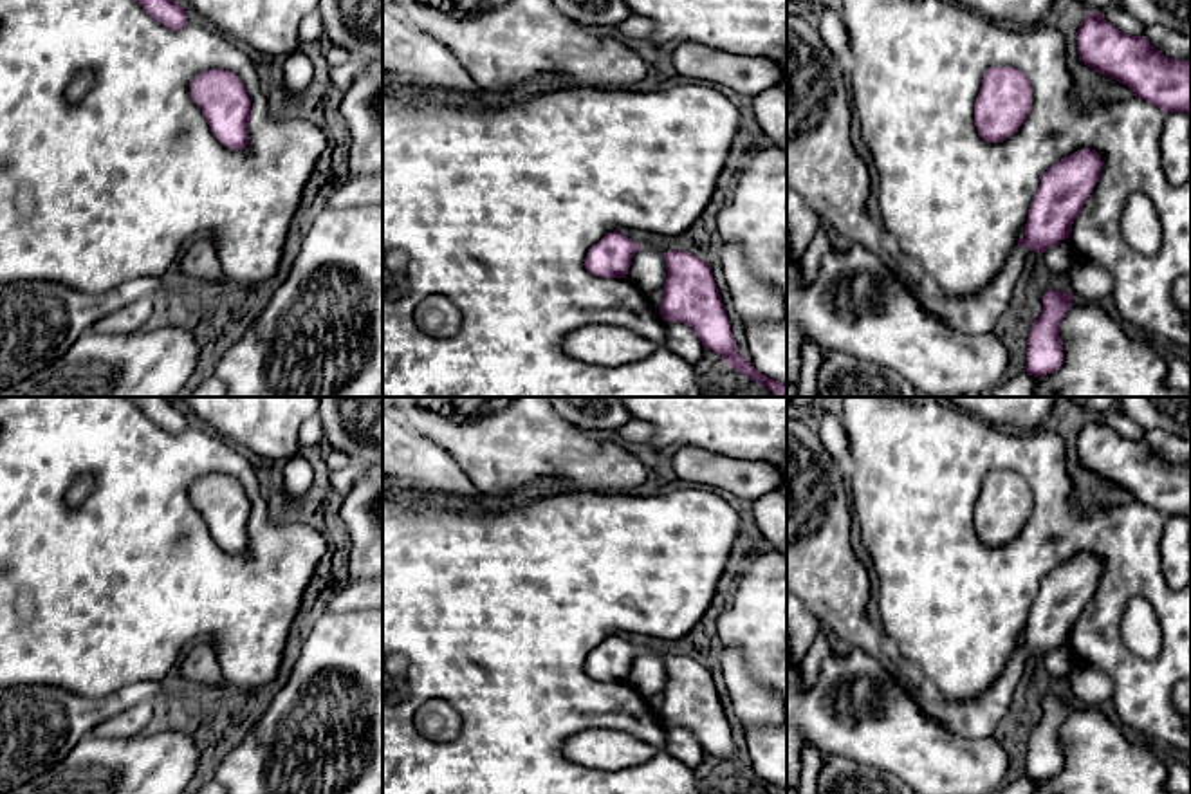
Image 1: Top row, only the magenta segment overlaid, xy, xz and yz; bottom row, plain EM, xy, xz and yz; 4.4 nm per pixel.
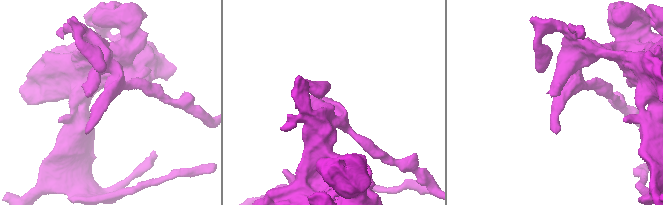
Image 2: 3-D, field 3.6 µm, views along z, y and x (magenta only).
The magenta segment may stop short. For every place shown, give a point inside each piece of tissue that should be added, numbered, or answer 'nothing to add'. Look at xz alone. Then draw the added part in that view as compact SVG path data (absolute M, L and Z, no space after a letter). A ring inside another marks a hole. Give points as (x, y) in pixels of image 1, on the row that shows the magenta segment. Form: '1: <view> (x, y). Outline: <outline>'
nothing to add

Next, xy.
1: xy (199, 260). Outline: M197 238L188 244L177 263L184 278L215 283L224 276L217 251L206 238Z

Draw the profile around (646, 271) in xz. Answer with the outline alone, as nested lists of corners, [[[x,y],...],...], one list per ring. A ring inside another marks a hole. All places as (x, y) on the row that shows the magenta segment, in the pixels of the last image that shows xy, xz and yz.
[[[639,249],[630,263],[626,280],[633,283],[642,294],[662,291],[668,271],[664,253],[653,249]]]

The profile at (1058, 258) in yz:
[[[1065,238],[1059,244],[1048,247],[1041,256],[1047,271],[1061,274],[1068,272],[1074,260],[1074,251],[1068,238]]]

